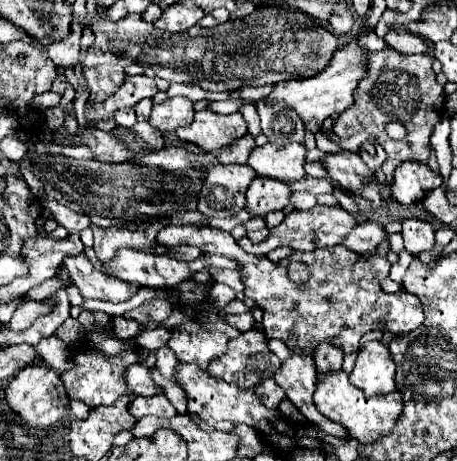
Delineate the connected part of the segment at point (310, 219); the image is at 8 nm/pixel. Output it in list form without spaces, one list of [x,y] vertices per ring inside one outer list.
[[[314,206],[312,210],[294,210],[288,212],[284,222],[278,224],[276,228],[270,230],[270,236],[260,242],[260,244],[252,244],[248,246],[248,254],[256,254],[256,256],[266,256],[270,250],[276,250],[280,246],[290,246],[294,250],[302,250],[302,252],[310,252],[310,250],[318,250],[318,248],[328,248],[328,246],[336,246],[340,244],[340,240],[356,226],[354,216],[348,214],[342,208],[328,208],[328,206]]]

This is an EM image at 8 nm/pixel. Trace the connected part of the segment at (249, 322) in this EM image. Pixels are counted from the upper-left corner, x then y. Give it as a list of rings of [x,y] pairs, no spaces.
[[[228,314],[228,316],[226,316],[226,322],[228,322],[232,328],[240,330],[240,332],[246,332],[246,330],[250,330],[250,328],[254,326],[252,314]]]

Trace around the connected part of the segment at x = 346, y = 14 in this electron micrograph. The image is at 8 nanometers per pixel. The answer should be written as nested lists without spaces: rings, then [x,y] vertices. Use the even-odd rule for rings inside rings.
[[[342,10],[342,12],[336,12],[332,14],[330,18],[330,26],[336,34],[348,34],[354,26],[354,16],[350,10]]]

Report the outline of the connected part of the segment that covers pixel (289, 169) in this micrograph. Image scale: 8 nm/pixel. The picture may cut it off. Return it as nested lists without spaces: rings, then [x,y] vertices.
[[[268,142],[264,146],[256,146],[250,152],[246,164],[252,166],[260,176],[298,182],[306,176],[306,148],[302,144],[276,146]]]

